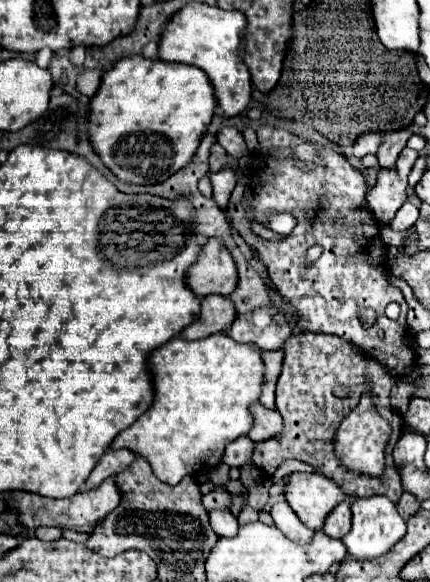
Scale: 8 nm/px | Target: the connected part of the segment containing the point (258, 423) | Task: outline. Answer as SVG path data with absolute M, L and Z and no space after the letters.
M254 402L250 406L252 414L254 414L254 426L250 430L250 438L254 442L264 442L264 440L270 440L270 438L276 438L284 424L282 424L282 416L276 412L276 410L268 410L264 408L260 402Z

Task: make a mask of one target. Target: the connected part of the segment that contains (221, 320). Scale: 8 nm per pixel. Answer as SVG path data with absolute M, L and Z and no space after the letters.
M206 296L202 300L200 318L182 330L184 340L198 340L216 332L224 332L236 320L234 302L226 296Z

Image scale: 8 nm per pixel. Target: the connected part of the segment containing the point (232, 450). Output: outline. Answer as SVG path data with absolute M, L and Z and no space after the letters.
M242 436L242 438L238 438L238 440L234 440L232 444L226 446L224 462L226 462L228 466L242 468L242 466L250 464L252 452L254 452L254 442L252 442L248 436Z

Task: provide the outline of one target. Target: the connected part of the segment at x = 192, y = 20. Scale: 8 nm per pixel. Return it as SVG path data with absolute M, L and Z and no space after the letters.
M190 2L182 10L178 10L170 20L170 24L164 28L158 56L164 62L192 64L208 72L216 92L218 106L222 108L224 116L230 118L240 114L248 106L252 94L250 72L240 56L244 30L246 30L246 16L242 12L222 10L218 6L210 6L204 2Z

